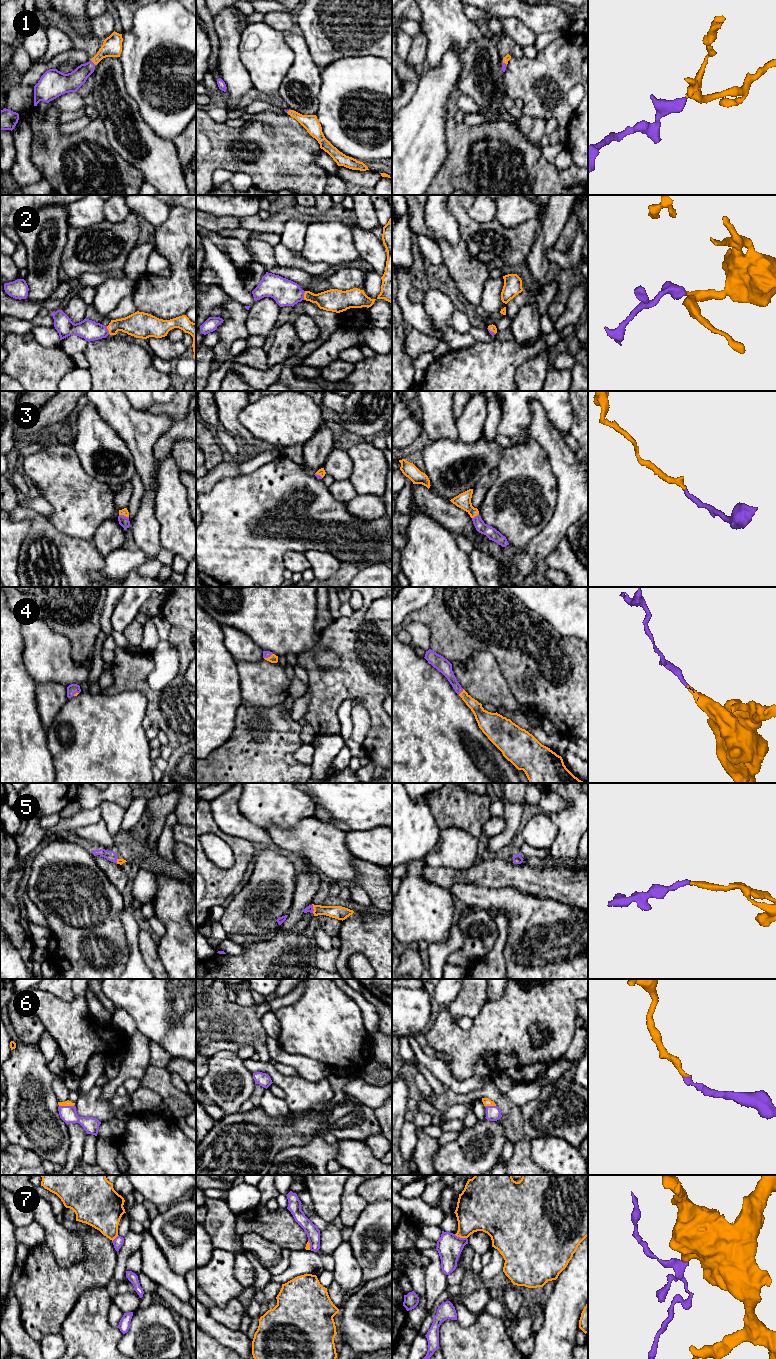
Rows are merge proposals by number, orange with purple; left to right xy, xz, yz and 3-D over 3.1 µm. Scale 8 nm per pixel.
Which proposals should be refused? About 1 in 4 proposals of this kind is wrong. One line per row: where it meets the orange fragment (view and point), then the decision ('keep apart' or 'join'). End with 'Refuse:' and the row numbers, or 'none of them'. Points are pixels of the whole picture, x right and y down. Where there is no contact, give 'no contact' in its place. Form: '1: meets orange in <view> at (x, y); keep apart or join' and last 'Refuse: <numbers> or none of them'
1: meets orange in xy at (93, 62); join
2: meets orange in xz at (304, 295); join
3: meets orange in xy at (124, 515); join
4: meets orange in yz at (461, 692); join
5: meets orange in xz at (313, 908); join
6: meets orange in xy at (66, 1105); join
7: meets orange in yz at (460, 1237); keep apart
Refuse: 7

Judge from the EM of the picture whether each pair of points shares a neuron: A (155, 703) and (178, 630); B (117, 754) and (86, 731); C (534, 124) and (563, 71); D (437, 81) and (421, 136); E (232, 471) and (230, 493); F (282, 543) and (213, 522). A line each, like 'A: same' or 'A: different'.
A: same
B: same
C: different
D: same
E: different
F: same

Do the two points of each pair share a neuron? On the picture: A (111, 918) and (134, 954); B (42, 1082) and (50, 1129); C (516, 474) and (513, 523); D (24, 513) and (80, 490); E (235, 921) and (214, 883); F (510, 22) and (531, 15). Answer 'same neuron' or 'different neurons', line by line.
A: different neurons
B: same neuron
C: same neuron
D: different neurons
E: different neurons
F: different neurons

